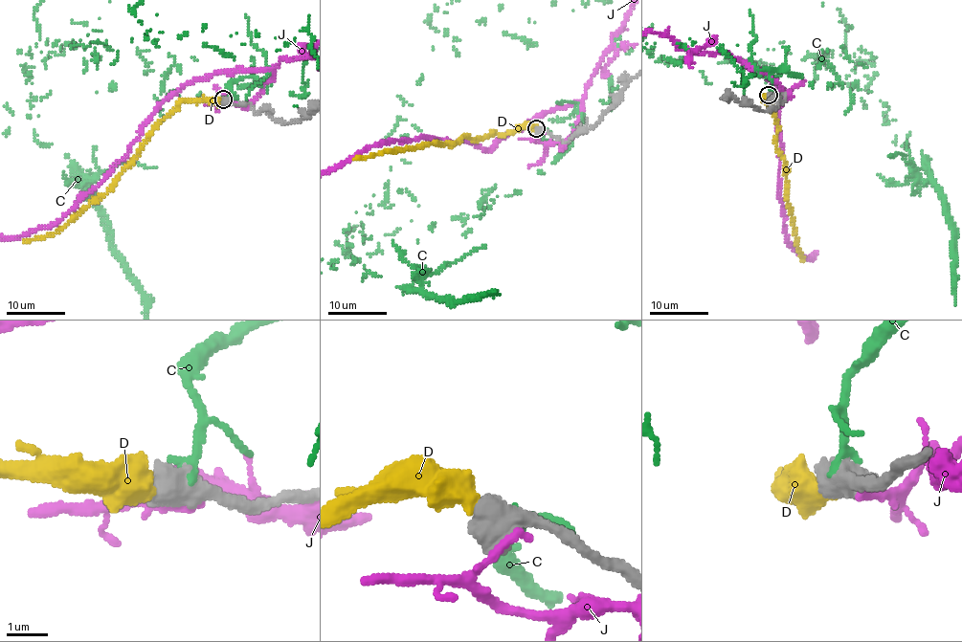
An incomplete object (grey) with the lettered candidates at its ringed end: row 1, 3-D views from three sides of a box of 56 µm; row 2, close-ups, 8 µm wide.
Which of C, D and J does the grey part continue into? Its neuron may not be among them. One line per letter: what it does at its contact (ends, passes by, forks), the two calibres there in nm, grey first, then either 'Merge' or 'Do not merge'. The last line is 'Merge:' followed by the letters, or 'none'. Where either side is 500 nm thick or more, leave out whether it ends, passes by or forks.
C: Thickness 900 nm (grey) against 240 nm. Do not merge
D: Thickness 550 nm (grey) against 550 nm. Do not merge
J: Thickness 600 nm (grey) against 240 nm. Do not merge
Merge: none

